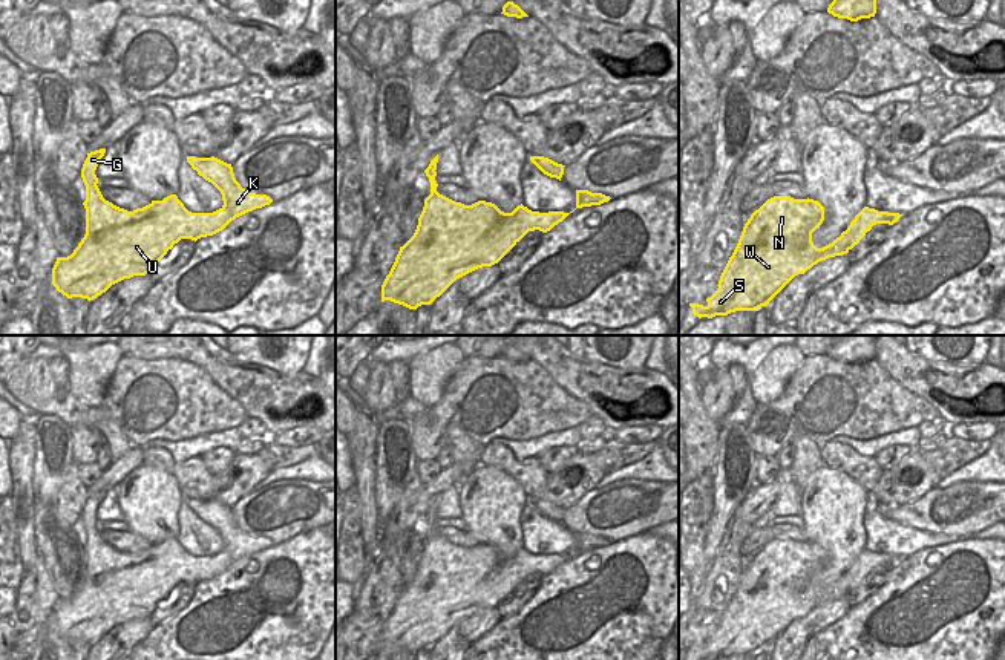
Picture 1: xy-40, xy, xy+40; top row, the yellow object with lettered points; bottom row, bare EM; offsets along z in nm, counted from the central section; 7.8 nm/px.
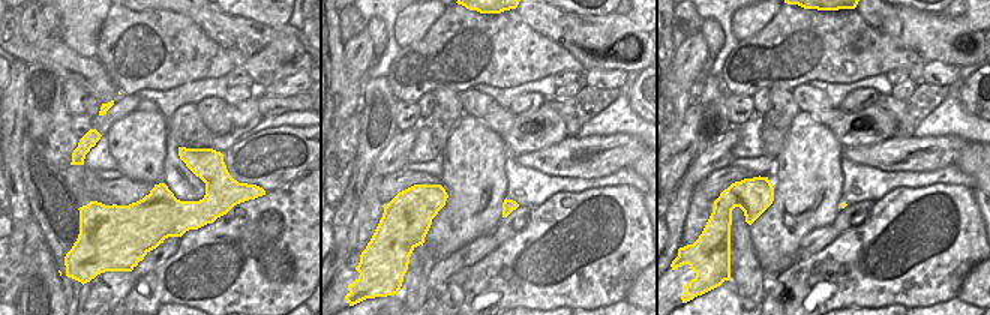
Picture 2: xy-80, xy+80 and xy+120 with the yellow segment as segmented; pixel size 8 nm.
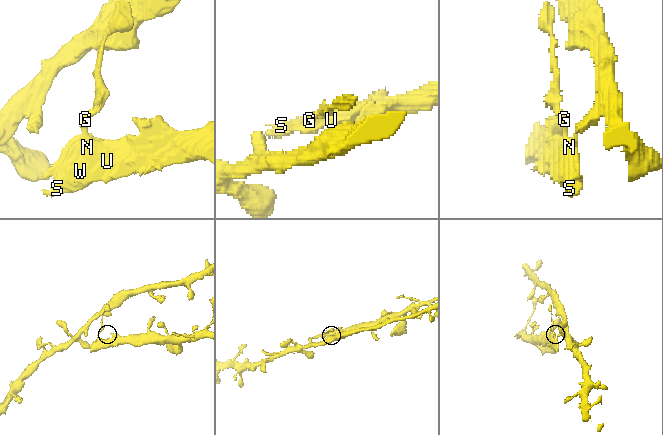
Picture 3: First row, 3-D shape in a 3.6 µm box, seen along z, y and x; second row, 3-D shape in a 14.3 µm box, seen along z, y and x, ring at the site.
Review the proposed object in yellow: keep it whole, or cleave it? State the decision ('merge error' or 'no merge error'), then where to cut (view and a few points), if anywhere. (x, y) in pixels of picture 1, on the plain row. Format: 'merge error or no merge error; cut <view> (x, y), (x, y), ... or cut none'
merge error; cut xy-40 (95, 526), (86, 530)

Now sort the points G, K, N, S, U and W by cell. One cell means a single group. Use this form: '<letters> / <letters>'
G / K N S U W

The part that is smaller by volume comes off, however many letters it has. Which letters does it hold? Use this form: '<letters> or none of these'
G

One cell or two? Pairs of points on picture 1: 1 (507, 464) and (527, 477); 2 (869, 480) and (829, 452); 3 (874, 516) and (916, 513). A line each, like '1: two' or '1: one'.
1: one
2: one
3: two

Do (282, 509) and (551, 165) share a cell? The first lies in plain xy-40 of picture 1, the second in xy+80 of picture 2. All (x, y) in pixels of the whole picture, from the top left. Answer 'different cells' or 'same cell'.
same cell

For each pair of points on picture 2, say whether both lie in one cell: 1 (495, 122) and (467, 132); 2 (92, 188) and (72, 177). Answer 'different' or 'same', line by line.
1: different
2: same

